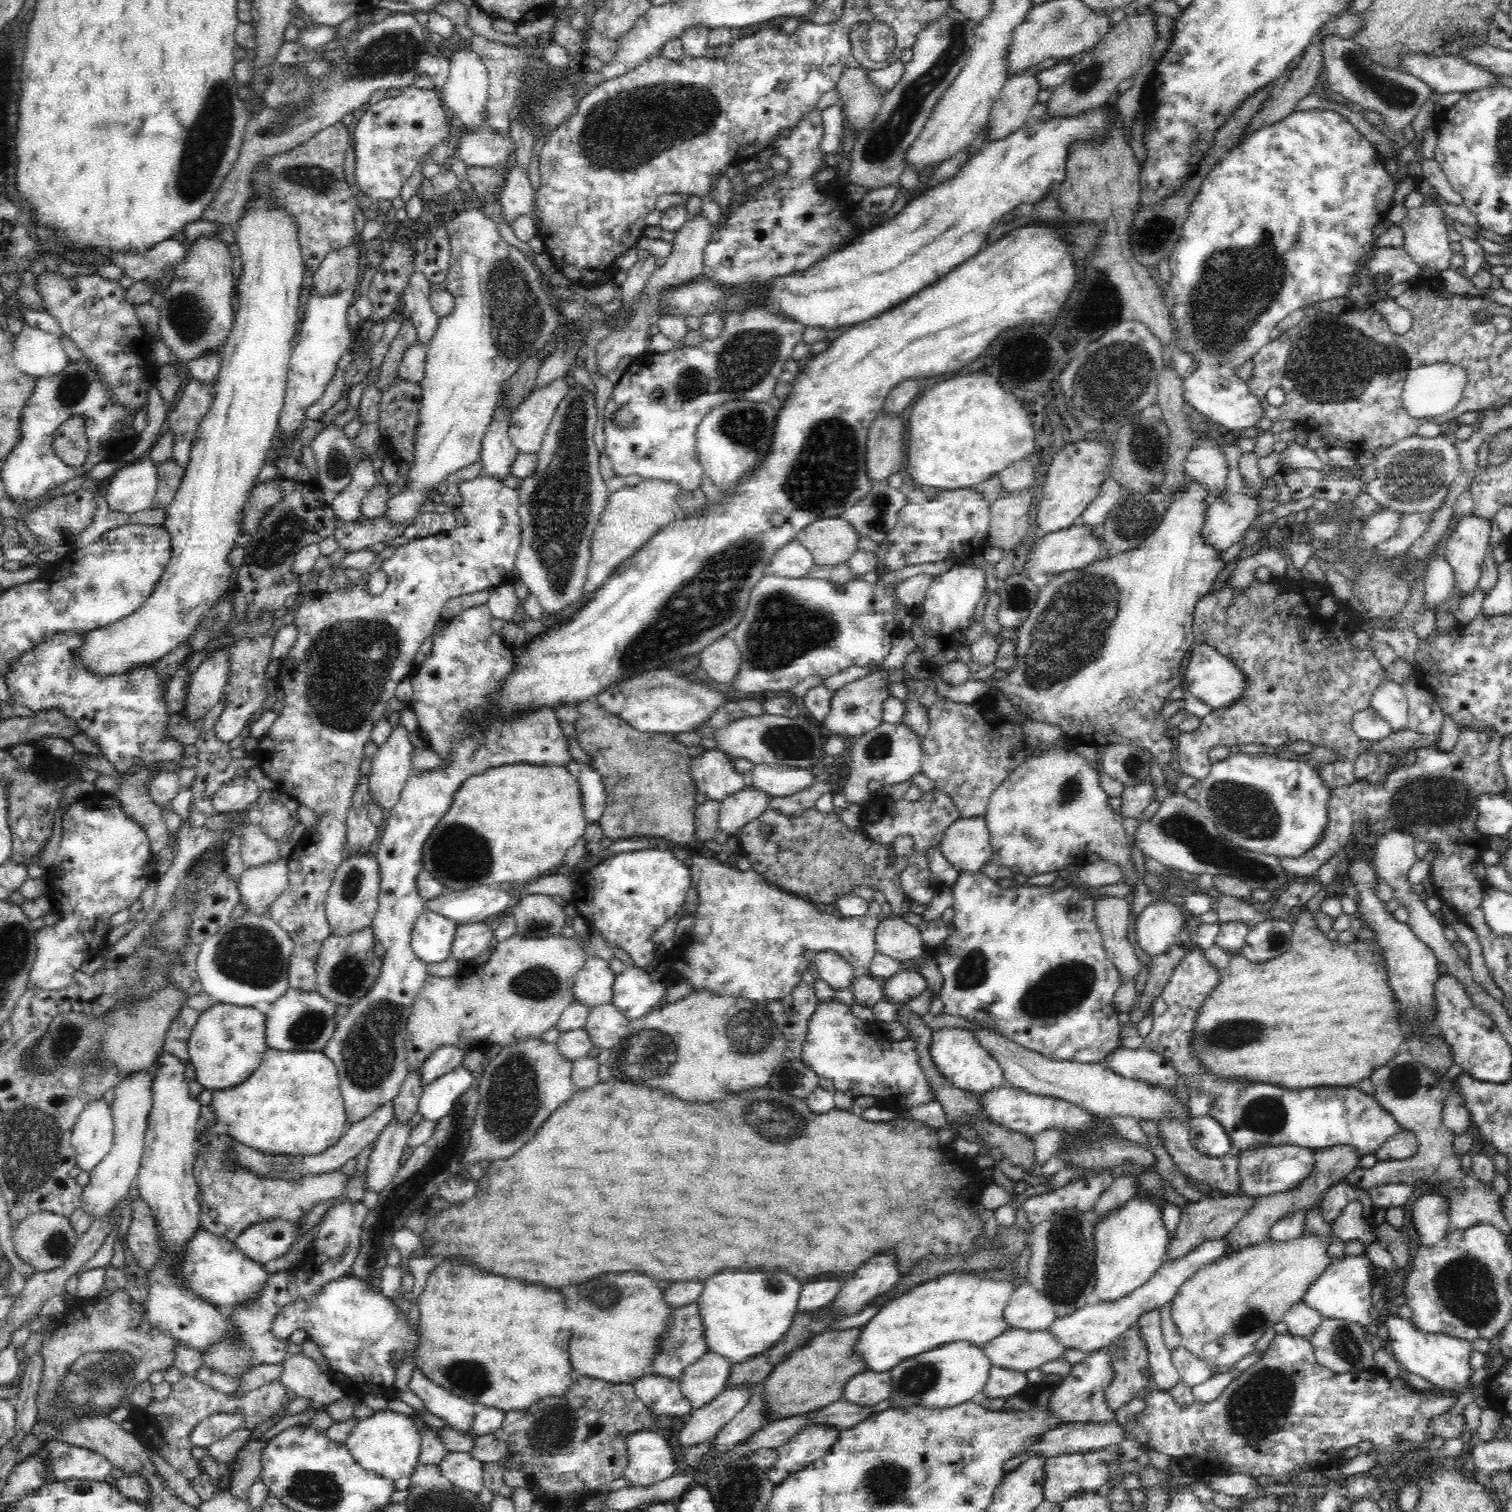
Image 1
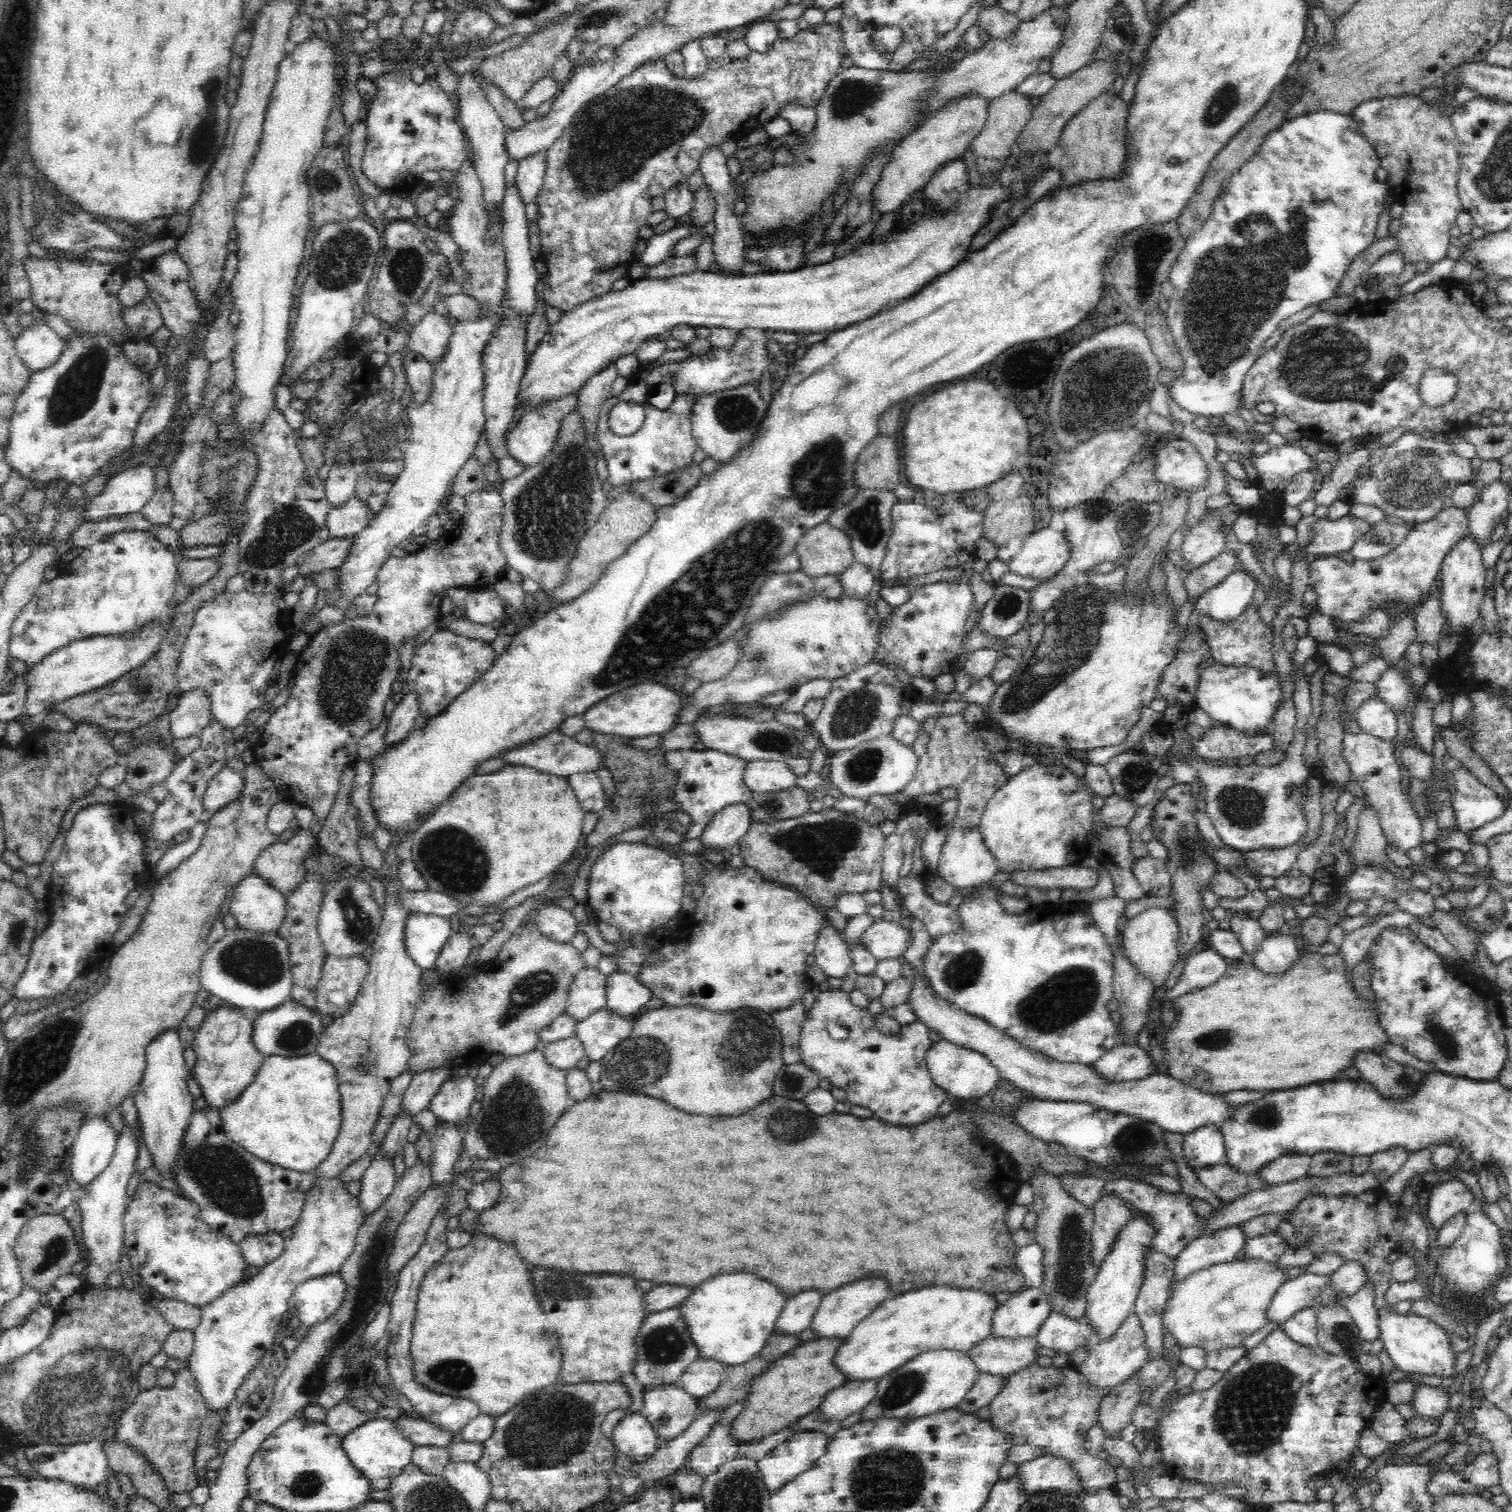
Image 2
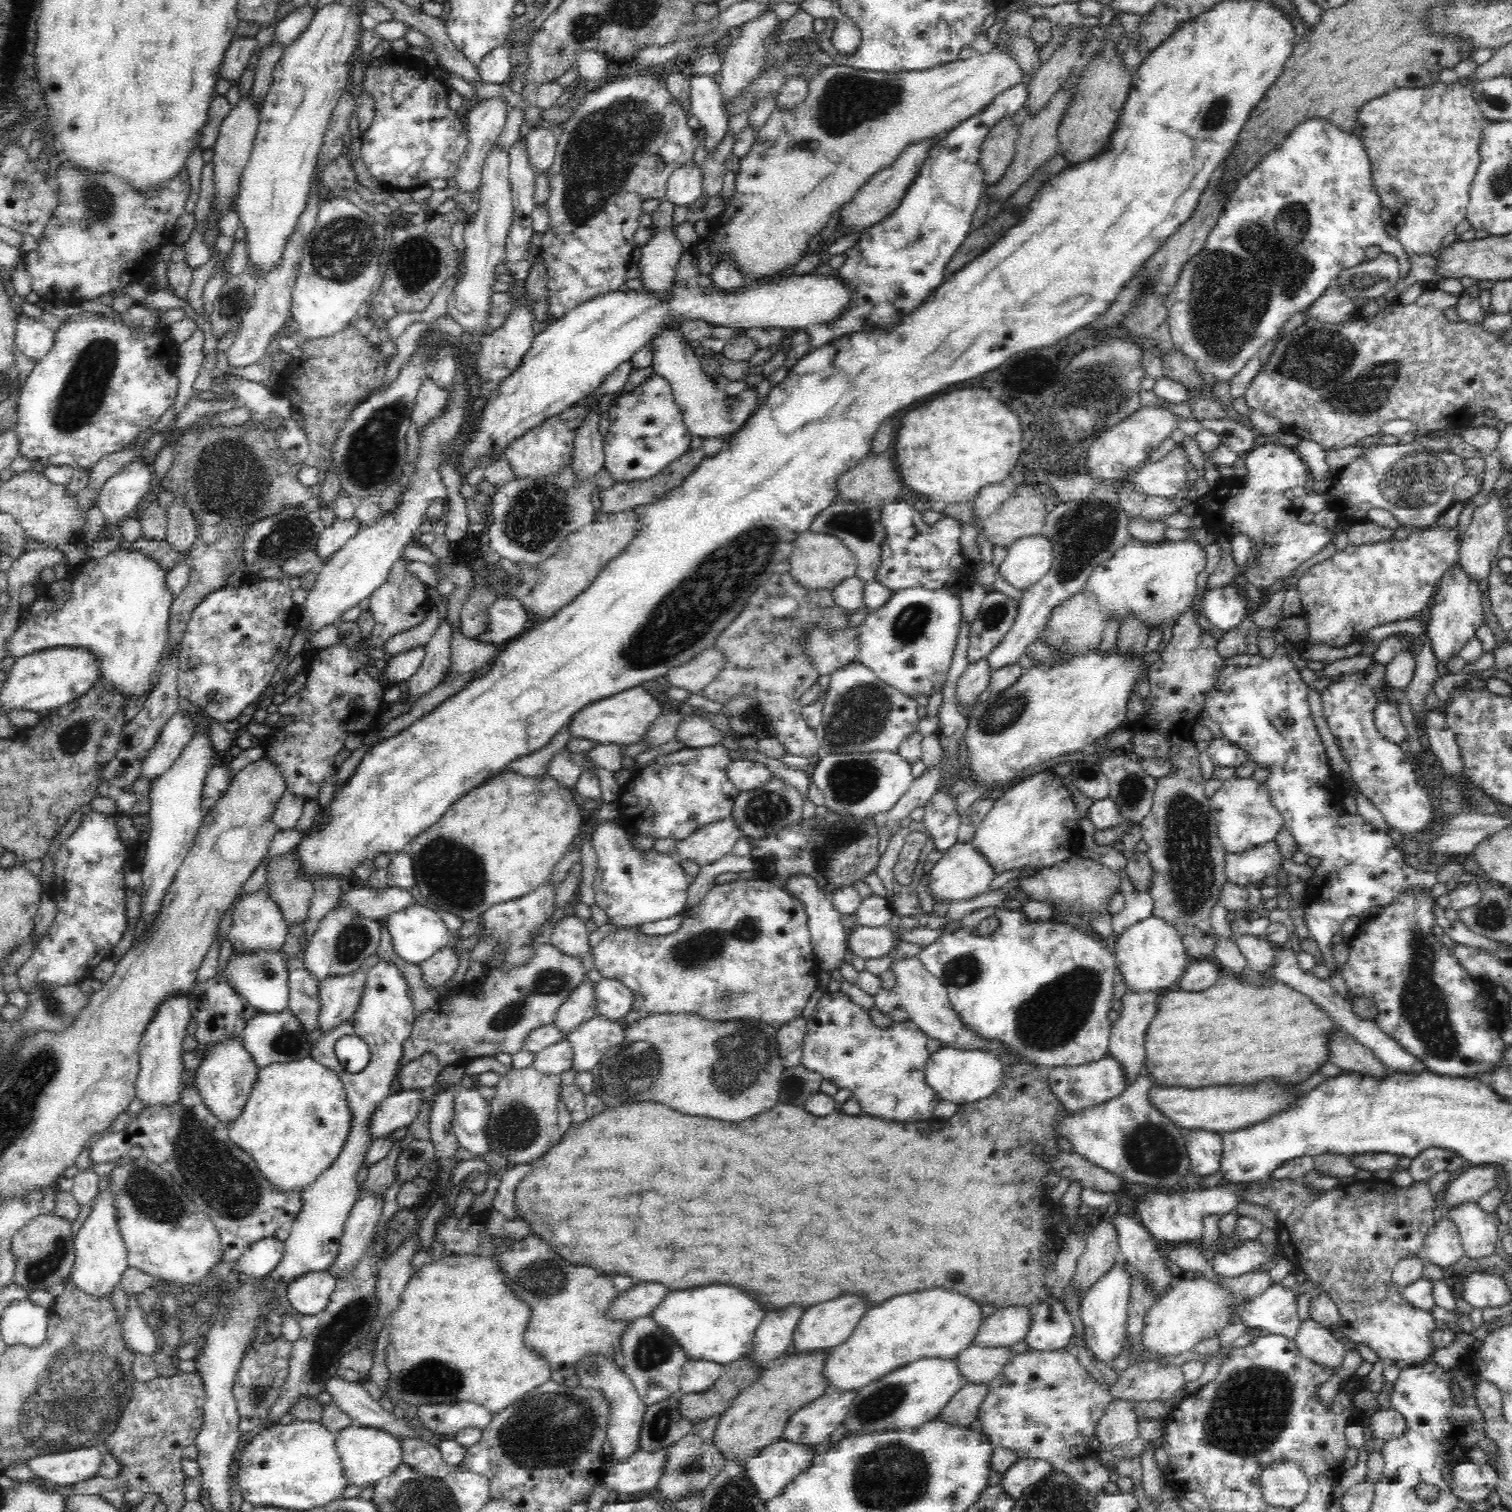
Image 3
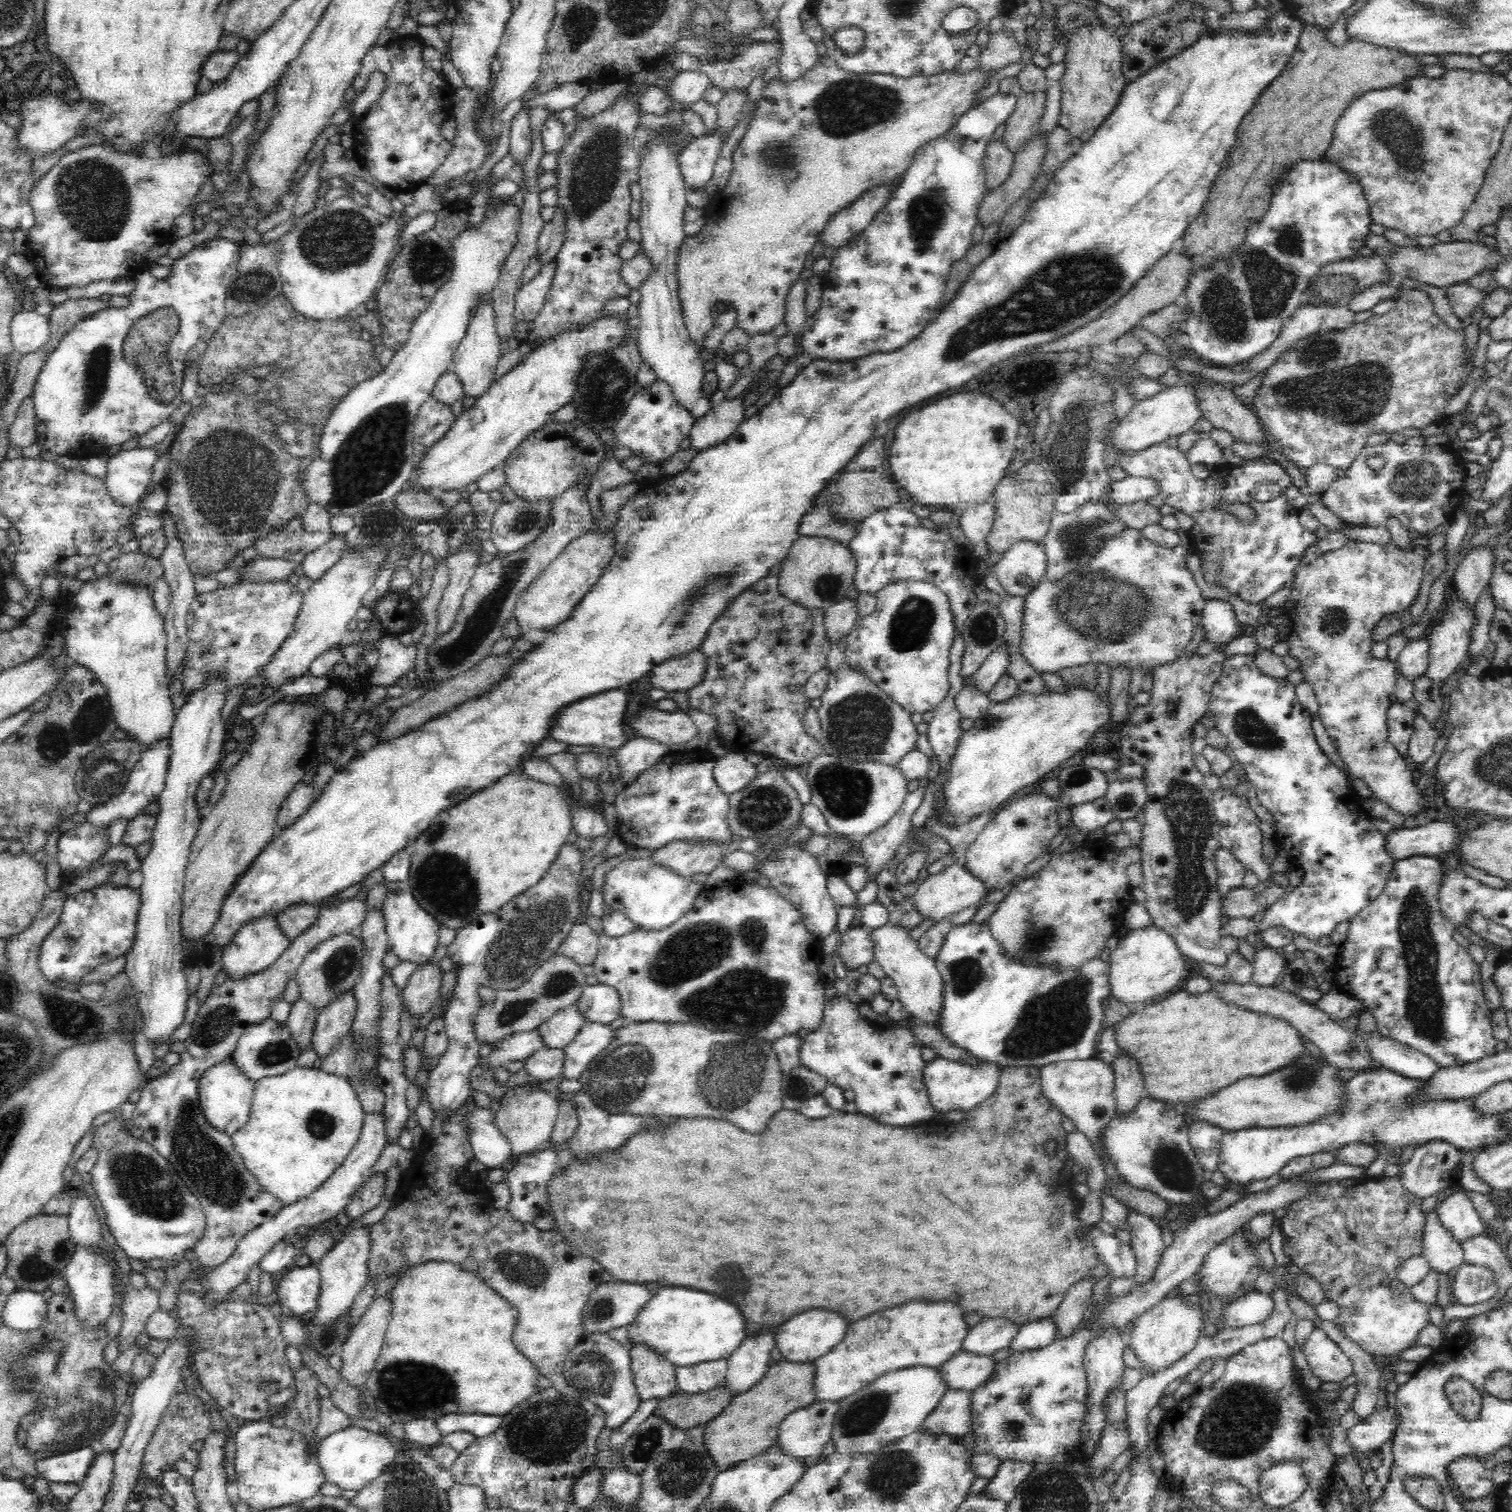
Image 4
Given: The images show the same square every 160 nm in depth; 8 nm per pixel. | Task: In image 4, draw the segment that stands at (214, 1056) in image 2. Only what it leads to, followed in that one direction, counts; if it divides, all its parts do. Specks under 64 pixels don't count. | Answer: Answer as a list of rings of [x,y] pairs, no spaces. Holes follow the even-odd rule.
[[[226,1060],[210,1067],[199,1080],[199,1107],[204,1119],[215,1129],[225,1132],[231,1138],[249,1119],[255,1083],[244,1076],[232,1060]]]

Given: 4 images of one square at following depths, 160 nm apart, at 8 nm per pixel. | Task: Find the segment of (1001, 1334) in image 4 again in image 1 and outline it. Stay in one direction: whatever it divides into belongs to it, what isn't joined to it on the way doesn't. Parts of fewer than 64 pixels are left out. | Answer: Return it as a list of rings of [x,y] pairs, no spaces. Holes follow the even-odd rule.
[[[1026,1282],[1014,1289],[1003,1318],[1009,1329],[1044,1332],[1057,1317],[1050,1300]]]

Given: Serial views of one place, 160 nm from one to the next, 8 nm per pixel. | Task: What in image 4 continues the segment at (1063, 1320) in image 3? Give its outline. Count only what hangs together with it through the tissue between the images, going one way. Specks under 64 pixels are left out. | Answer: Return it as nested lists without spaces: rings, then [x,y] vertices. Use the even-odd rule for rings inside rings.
[[[1053,1318],[1026,1323],[1019,1327],[1018,1333],[1012,1338],[1010,1353],[1026,1352],[1045,1348],[1055,1341],[1057,1329]]]

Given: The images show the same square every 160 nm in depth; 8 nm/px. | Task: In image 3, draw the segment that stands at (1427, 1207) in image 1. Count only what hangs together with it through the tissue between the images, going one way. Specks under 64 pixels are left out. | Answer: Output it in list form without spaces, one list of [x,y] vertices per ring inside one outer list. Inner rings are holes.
[[[1496,1164],[1469,1166],[1458,1178],[1451,1180],[1442,1193],[1446,1208],[1460,1206],[1464,1202],[1475,1202],[1500,1184],[1500,1168]]]

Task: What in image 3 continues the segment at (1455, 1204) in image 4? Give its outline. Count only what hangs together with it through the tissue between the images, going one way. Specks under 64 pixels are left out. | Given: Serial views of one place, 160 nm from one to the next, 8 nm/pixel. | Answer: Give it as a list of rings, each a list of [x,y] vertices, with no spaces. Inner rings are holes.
[[[1464,1202],[1446,1211],[1462,1238],[1466,1258],[1484,1258],[1494,1252],[1498,1244],[1498,1226],[1491,1213],[1487,1213],[1475,1202]]]

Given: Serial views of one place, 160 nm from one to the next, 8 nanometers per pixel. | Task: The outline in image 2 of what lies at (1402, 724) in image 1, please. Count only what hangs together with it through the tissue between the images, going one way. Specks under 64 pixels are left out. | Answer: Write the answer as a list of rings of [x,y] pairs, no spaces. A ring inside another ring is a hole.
[[[1388,668],[1381,674],[1377,686],[1377,695],[1388,706],[1393,708],[1394,712],[1404,710],[1408,704],[1406,697],[1410,693],[1410,686],[1404,675],[1395,668]]]

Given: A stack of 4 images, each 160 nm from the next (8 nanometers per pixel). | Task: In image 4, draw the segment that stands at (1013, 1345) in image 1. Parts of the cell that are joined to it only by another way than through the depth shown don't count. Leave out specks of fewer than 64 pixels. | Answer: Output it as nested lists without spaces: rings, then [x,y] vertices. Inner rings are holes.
[[[959,1352],[938,1370],[942,1374],[947,1390],[972,1392],[994,1374],[995,1361],[992,1356],[973,1356]]]

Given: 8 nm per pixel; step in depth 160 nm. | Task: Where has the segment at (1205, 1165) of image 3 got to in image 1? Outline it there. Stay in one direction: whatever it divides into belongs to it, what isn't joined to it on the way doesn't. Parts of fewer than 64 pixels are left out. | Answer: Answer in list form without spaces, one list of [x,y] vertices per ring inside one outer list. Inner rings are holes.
[[[1208,1114],[1192,1117],[1188,1125],[1190,1144],[1200,1153],[1216,1159],[1230,1150],[1231,1141],[1224,1132],[1223,1125]]]

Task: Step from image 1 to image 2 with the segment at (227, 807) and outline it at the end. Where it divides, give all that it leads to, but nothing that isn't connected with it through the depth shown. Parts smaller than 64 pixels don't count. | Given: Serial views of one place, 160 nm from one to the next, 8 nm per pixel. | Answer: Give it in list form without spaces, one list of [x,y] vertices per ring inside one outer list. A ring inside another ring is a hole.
[[[224,766],[208,781],[202,796],[202,807],[211,814],[227,807],[244,788],[242,771]]]

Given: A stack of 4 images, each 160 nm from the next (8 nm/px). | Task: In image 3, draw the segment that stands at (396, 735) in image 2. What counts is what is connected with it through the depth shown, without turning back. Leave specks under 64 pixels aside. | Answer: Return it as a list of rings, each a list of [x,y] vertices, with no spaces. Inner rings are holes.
[[[447,618],[442,620],[436,630],[430,633],[430,640],[424,644],[424,658],[418,672],[414,673],[407,682],[410,684],[409,692],[411,703],[432,688],[436,688],[444,678],[451,666],[451,640],[454,629]]]

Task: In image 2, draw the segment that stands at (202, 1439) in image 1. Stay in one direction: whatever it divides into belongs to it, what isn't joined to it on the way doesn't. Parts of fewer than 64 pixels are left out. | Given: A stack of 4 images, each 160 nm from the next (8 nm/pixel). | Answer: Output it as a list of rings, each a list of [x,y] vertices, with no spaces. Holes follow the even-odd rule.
[[[274,1343],[271,1351],[268,1351],[263,1359],[256,1364],[256,1367],[243,1378],[243,1383],[236,1390],[235,1399],[229,1404],[227,1415],[218,1429],[217,1436],[221,1436],[221,1440],[236,1440],[240,1434],[249,1430],[254,1422],[258,1422],[263,1414],[266,1414],[273,1399],[273,1388],[277,1378],[287,1366],[287,1358],[286,1349],[282,1347],[282,1344]]]

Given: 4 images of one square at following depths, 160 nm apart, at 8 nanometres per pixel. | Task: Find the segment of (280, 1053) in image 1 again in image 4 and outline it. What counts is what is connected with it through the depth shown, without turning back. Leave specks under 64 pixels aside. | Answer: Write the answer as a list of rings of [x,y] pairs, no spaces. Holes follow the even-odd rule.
[[[296,1066],[280,1076],[257,1080],[248,1122],[233,1133],[231,1139],[236,1152],[242,1157],[244,1167],[256,1177],[260,1188],[287,1207],[310,1196],[334,1174],[359,1141],[367,1114],[358,1093],[344,1077],[324,1072],[315,1066]]]

